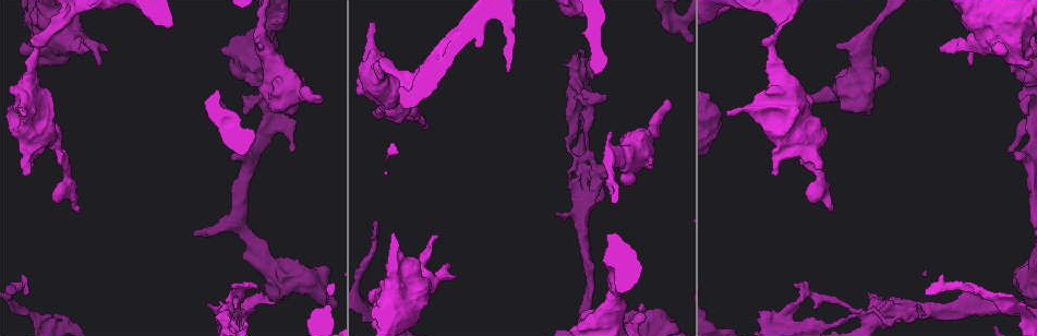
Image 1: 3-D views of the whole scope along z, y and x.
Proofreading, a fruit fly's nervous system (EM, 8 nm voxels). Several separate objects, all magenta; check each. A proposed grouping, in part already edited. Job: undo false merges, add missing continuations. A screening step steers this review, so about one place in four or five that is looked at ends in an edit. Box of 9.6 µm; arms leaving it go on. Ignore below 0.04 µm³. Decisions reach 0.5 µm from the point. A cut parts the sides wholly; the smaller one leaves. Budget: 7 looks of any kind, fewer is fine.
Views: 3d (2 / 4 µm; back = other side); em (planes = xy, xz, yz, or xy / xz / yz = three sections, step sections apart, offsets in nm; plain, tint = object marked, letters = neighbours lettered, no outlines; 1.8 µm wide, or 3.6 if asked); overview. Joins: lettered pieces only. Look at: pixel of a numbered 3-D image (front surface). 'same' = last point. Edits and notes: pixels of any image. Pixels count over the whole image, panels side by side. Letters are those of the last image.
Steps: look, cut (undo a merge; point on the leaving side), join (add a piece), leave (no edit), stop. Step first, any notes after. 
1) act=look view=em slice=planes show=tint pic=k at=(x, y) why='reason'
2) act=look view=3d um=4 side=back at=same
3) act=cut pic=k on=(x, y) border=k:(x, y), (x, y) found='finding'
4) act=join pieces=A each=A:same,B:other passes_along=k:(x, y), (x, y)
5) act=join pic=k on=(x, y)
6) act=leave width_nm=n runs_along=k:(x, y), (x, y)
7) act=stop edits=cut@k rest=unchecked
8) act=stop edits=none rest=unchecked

act=look view=3d um=4 pic=1 at=(872, 321)

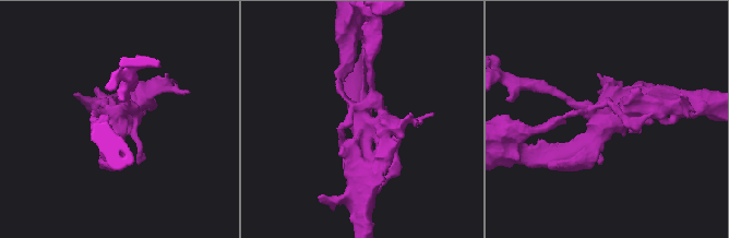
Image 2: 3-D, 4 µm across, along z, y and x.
act=look view=em slice=yz step=8 show=tint pic=2 at=(115, 121)

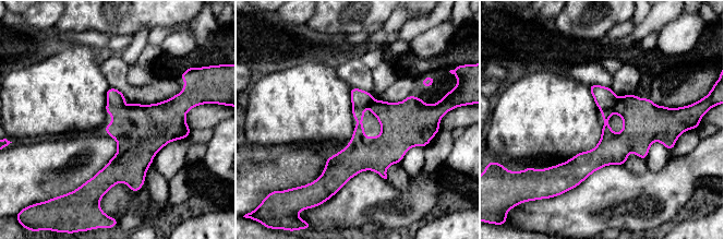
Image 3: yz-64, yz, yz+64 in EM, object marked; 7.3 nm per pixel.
act=look view=em slice=planes show=letters at=same why='cut it another way'

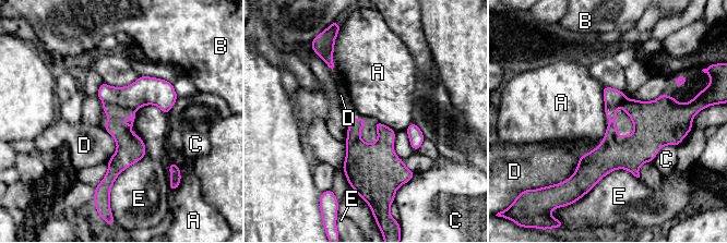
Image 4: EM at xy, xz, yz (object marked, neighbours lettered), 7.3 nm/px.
act=cut pic=4 on=(145, 90) each=A:other,B:other,C:other,D:other,E:other border=4:(116, 105), (128, 109) found='a second neuron is stuck on'

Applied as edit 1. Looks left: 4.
act=look view=overview

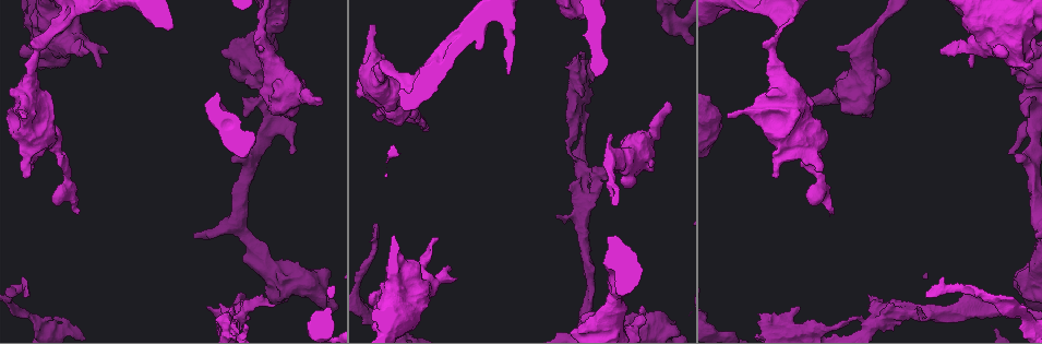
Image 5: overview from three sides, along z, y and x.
act=look view=3d um=4 side=back pic=5 at=(26, 296)

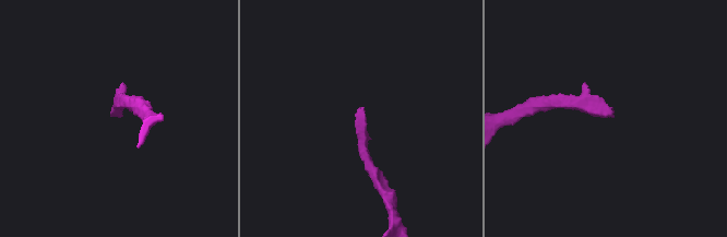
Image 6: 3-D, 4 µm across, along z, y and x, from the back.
act=look view=em um=3.6 slice=planes show=letters pic=6 at=(360, 107)

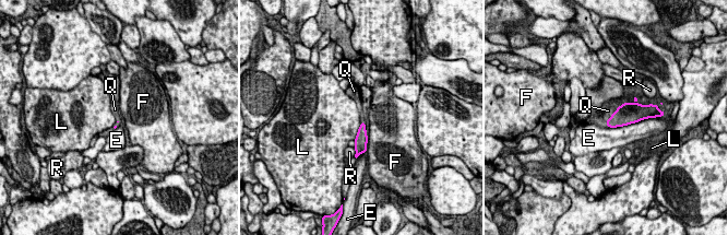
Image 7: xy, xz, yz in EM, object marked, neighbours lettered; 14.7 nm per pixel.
act=join pieces=Q each=E:other,F:other,L:other,Q:same,R:other passes_along=7:(628, 113), (616, 112), (608, 110) found='it goes on there'

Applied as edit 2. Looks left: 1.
act=look view=em slice=planes show=letters pic=5 at=(21, 117) why='branch stops here'

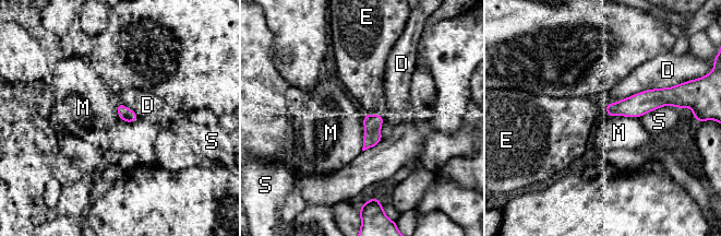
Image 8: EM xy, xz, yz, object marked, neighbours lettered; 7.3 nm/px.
act=join pieces=E each=D:other,E:same,M:other,S:other found='the neuron continues'

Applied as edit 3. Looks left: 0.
act=stop edits=cut@4,join@7,join@8 rest=unchecked

